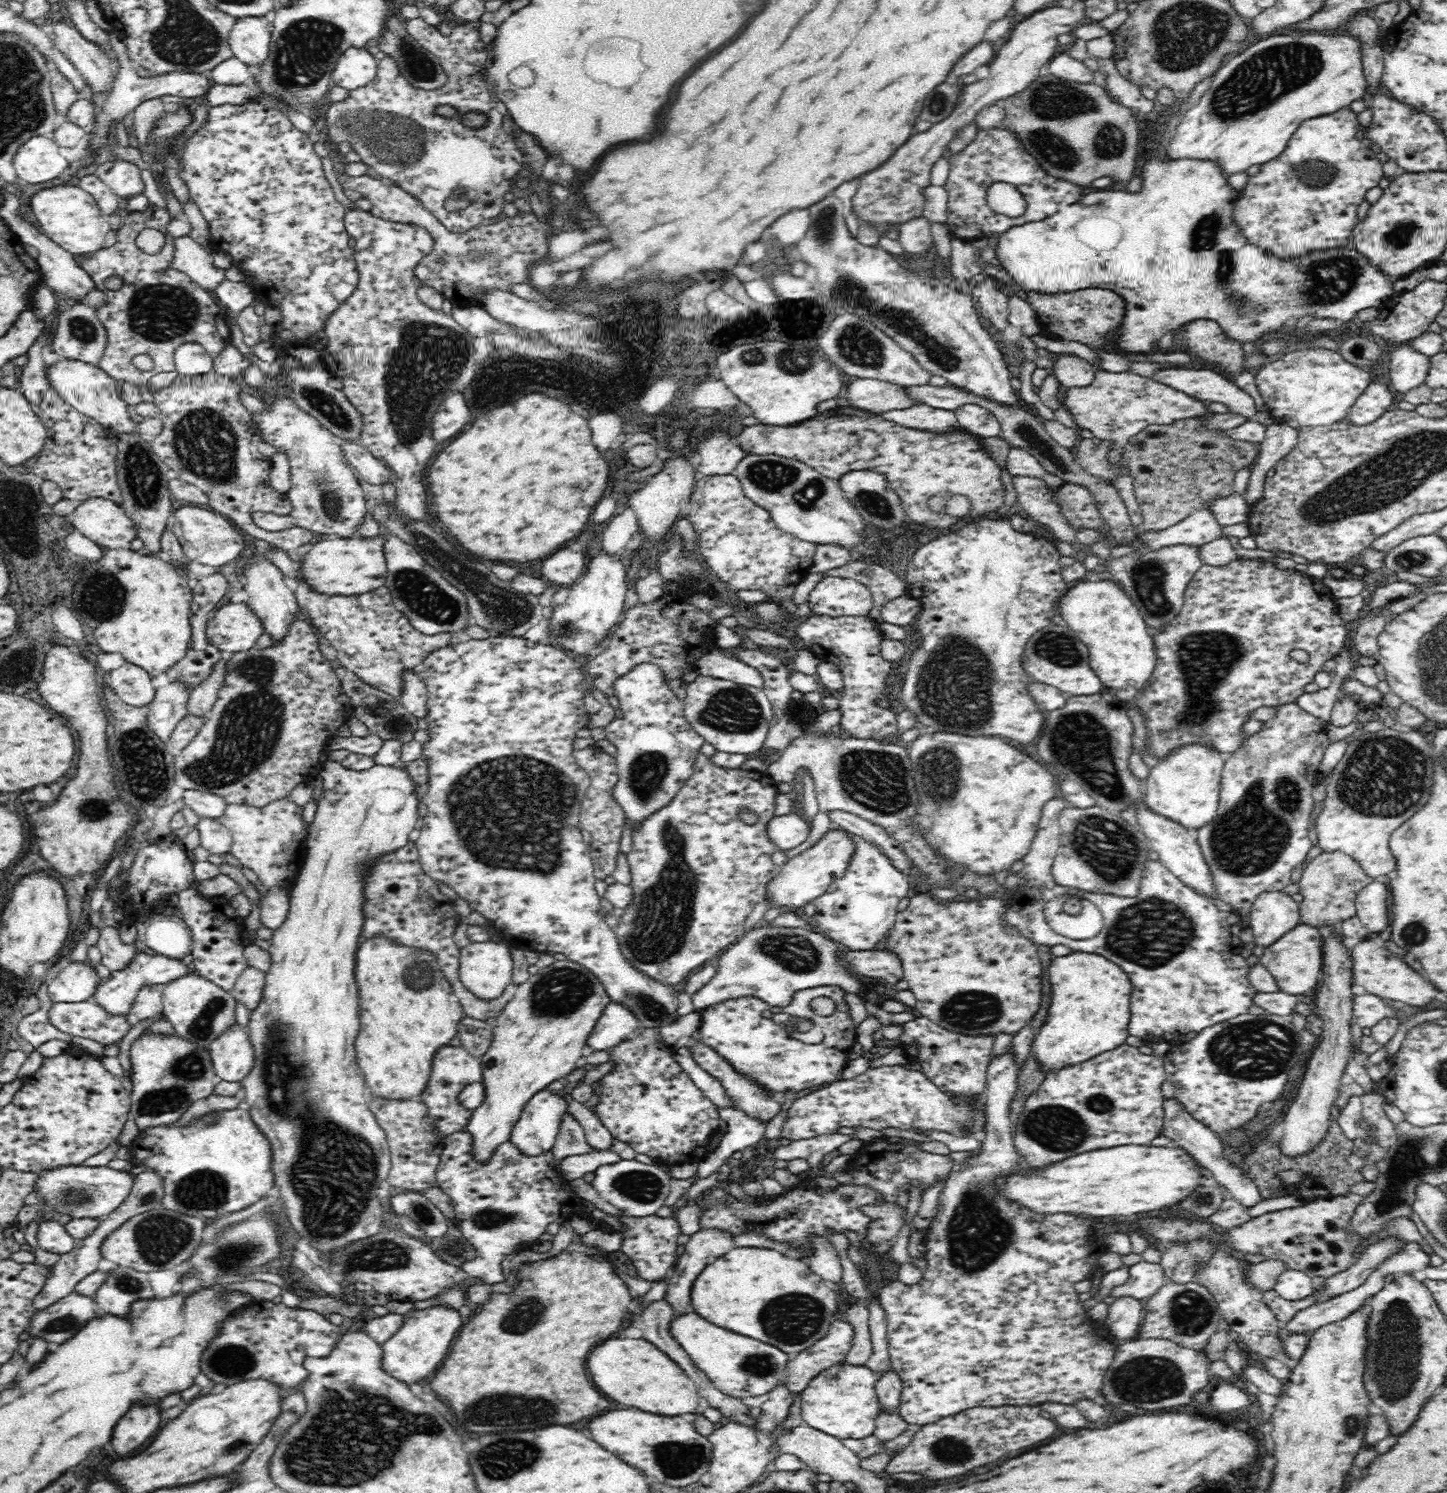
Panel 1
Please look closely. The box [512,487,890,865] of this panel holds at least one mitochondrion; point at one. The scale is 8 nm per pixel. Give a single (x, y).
(731, 710)

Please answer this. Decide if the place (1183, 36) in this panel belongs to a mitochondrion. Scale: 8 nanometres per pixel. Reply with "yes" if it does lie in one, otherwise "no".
yes

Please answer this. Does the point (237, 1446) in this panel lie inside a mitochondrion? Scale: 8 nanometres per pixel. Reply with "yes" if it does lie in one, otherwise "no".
yes

